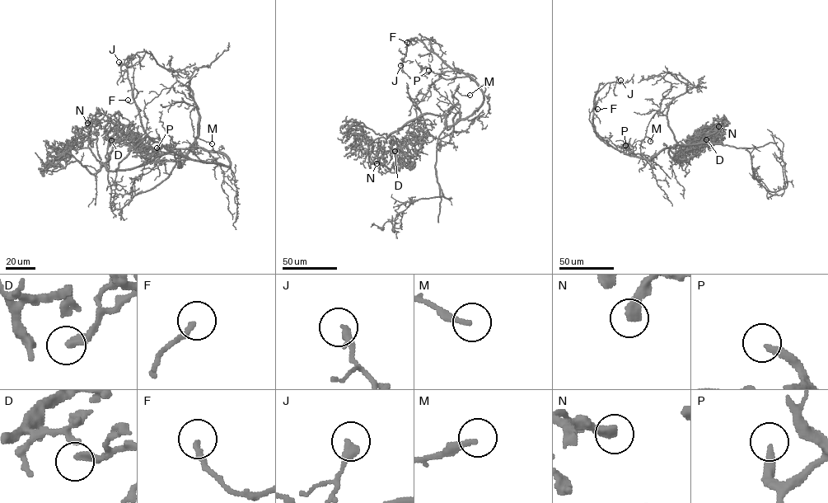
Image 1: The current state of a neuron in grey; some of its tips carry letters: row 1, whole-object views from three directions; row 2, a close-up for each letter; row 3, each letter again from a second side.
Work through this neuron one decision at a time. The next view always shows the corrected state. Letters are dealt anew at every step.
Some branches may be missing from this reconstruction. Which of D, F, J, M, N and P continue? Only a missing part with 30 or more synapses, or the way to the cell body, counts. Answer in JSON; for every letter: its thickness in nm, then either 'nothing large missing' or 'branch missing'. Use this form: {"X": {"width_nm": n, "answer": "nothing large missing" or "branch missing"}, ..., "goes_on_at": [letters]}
{"D": {"width_nm": 300, "answer": "nothing large missing"}, "F": {"width_nm": 190, "answer": "nothing large missing"}, "J": {"width_nm": 360, "answer": "nothing large missing"}, "M": {"width_nm": 220, "answer": "branch missing"}, "N": {"width_nm": 360, "answer": "branch missing"}, "P": {"width_nm": 280, "answer": "branch missing"}, "goes_on_at": ["M", "N", "P"]}

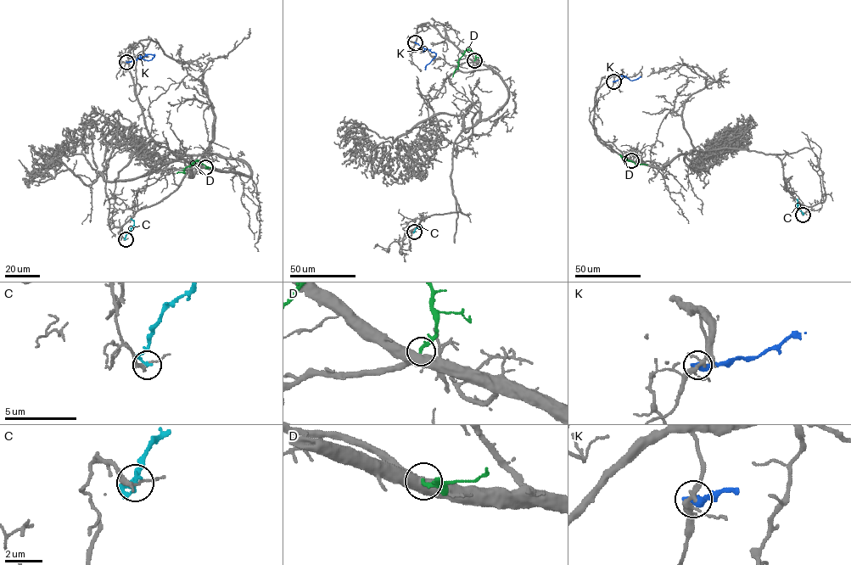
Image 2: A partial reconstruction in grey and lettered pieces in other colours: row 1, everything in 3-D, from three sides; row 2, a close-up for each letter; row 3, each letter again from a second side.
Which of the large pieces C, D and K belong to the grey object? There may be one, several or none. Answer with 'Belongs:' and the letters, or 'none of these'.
Belongs: none of these

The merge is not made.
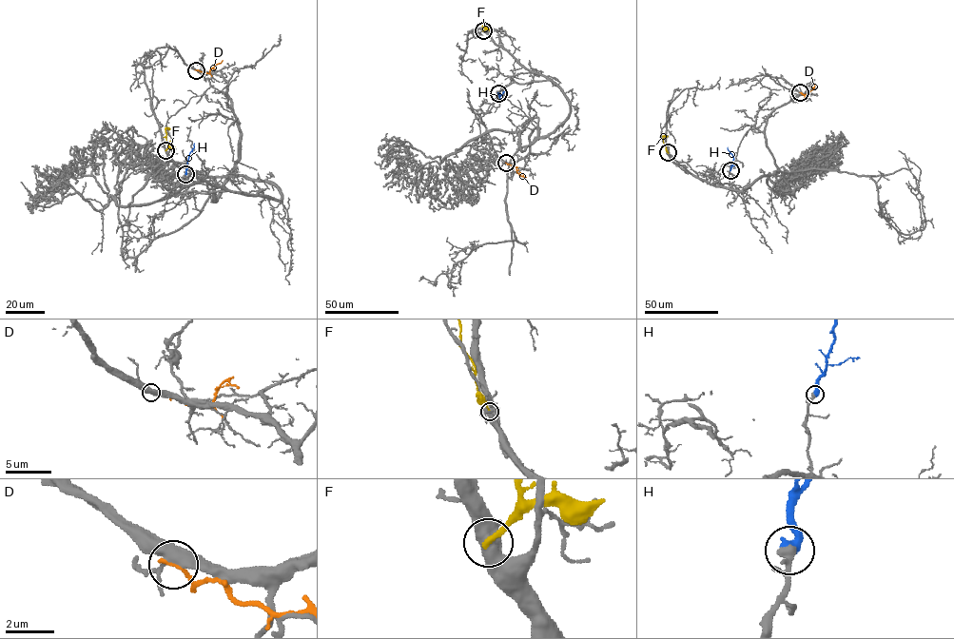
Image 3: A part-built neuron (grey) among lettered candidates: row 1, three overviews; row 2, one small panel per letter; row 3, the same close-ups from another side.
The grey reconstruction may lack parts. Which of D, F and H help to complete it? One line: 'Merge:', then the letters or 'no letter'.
Merge: H

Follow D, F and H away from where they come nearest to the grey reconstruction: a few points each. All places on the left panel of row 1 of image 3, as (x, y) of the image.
D: (196, 70), (209, 73), (223, 60)
F: (165, 150), (168, 145), (165, 128), (173, 128)
H: (185, 174), (194, 143)

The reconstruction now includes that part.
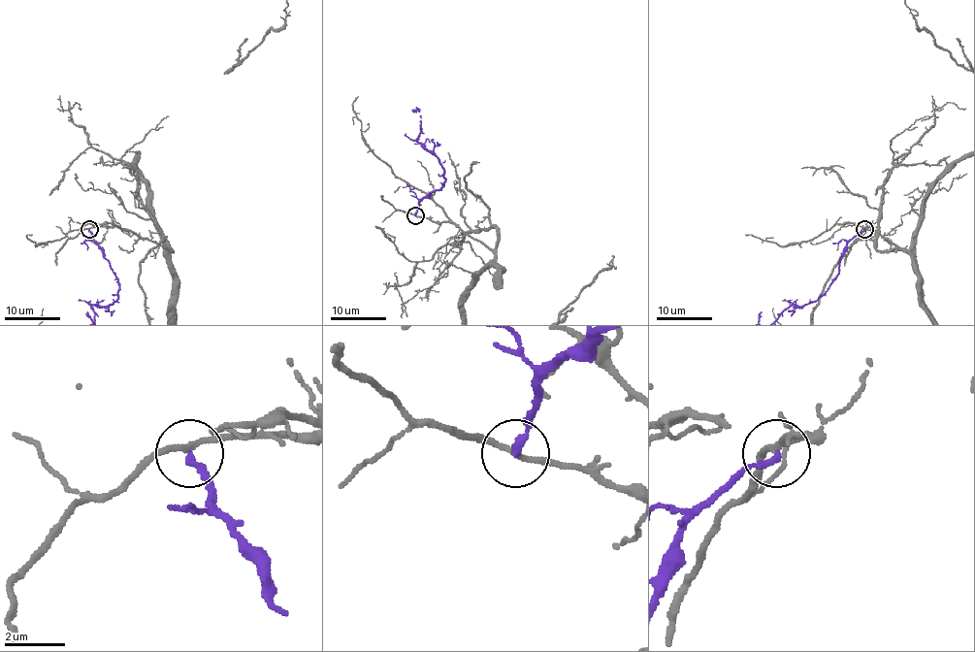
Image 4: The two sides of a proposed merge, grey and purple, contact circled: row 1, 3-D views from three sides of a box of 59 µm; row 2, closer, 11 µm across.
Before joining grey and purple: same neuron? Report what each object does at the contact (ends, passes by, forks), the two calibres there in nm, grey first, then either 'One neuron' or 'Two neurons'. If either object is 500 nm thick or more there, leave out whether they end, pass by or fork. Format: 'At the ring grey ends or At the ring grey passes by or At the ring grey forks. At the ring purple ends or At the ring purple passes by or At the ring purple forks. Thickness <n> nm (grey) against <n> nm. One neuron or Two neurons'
At the ring grey passes by. At the ring purple ends. Thickness 180 nm (grey) against 200 nm. Two neurons

